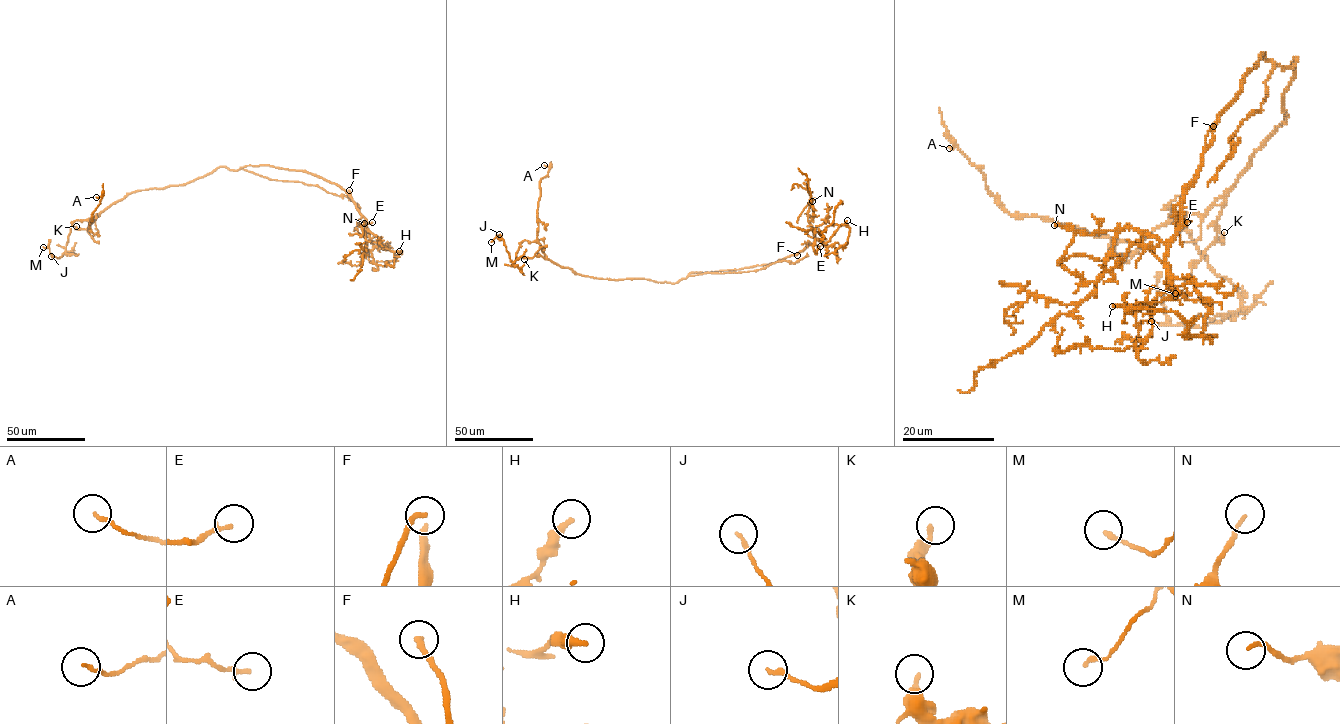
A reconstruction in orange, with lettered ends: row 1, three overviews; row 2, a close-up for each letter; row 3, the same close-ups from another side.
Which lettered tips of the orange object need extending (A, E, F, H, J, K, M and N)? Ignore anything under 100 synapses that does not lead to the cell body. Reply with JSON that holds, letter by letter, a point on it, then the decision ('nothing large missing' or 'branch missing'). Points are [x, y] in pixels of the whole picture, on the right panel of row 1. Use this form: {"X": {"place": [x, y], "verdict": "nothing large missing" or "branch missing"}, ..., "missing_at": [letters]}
{"A": {"place": [949, 148], "verdict": "nothing large missing"}, "E": {"place": [1187, 222], "verdict": "nothing large missing"}, "F": {"place": [1213, 126], "verdict": "branch missing"}, "H": {"place": [1112, 306], "verdict": "nothing large missing"}, "J": {"place": [1151, 321], "verdict": "nothing large missing"}, "K": {"place": [1224, 232], "verdict": "nothing large missing"}, "M": {"place": [1175, 293], "verdict": "nothing large missing"}, "N": {"place": [1054, 225], "verdict": "nothing large missing"}, "missing_at": ["F"]}

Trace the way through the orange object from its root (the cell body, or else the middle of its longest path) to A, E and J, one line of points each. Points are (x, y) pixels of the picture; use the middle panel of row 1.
A: (679, 281), (671, 283), (642, 278), (586, 277), (549, 260), (537, 239), (540, 180), (550, 168), (544, 165)
E: (679, 281), (692, 272), (768, 264), (796, 255), (808, 245), (820, 246)
J: (679, 281), (586, 277), (549, 260), (536, 240), (520, 244), (514, 264), (499, 234)

